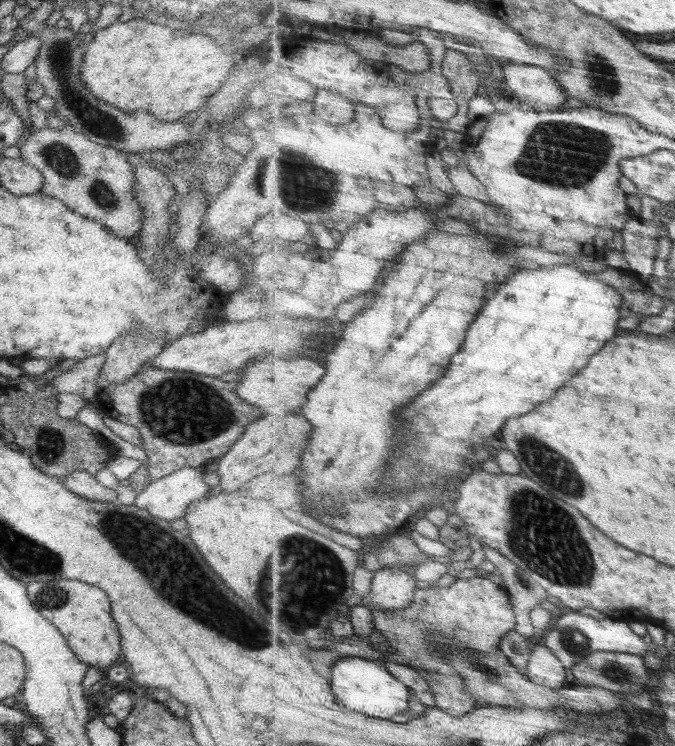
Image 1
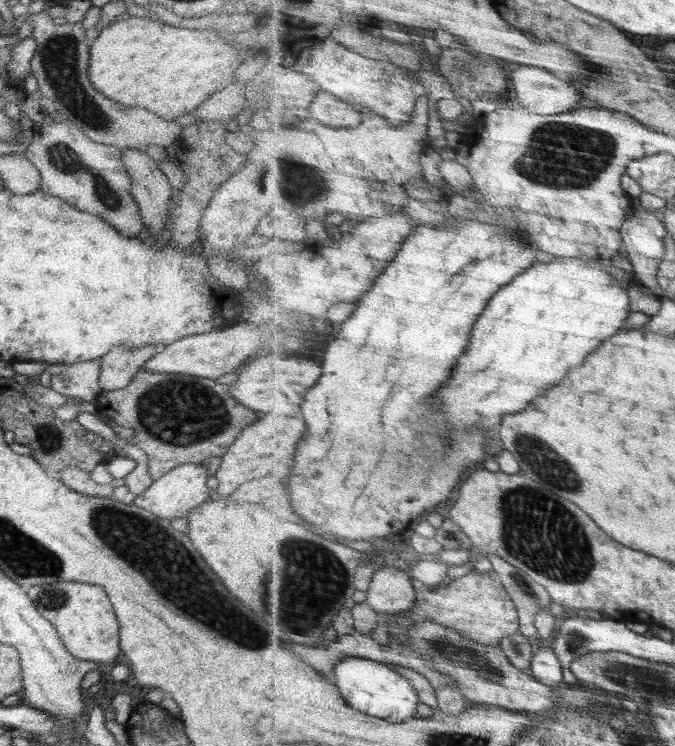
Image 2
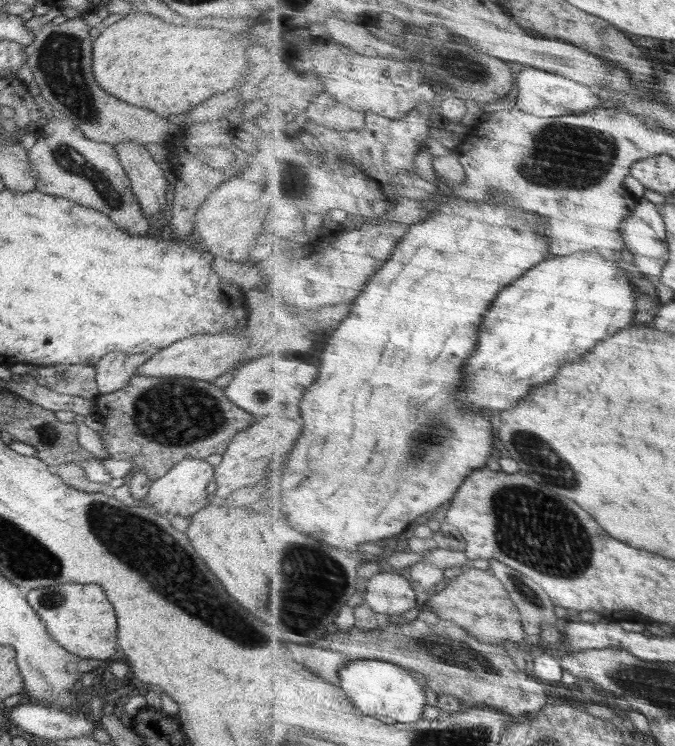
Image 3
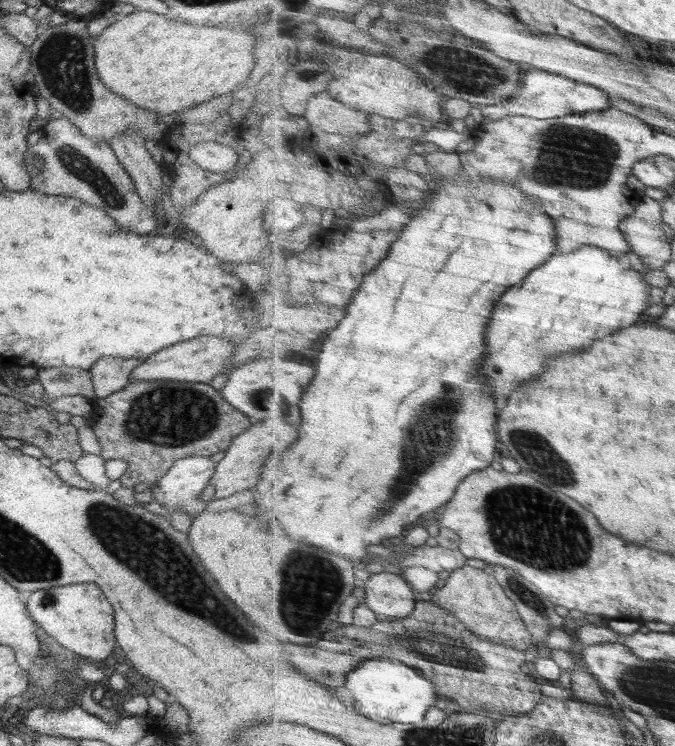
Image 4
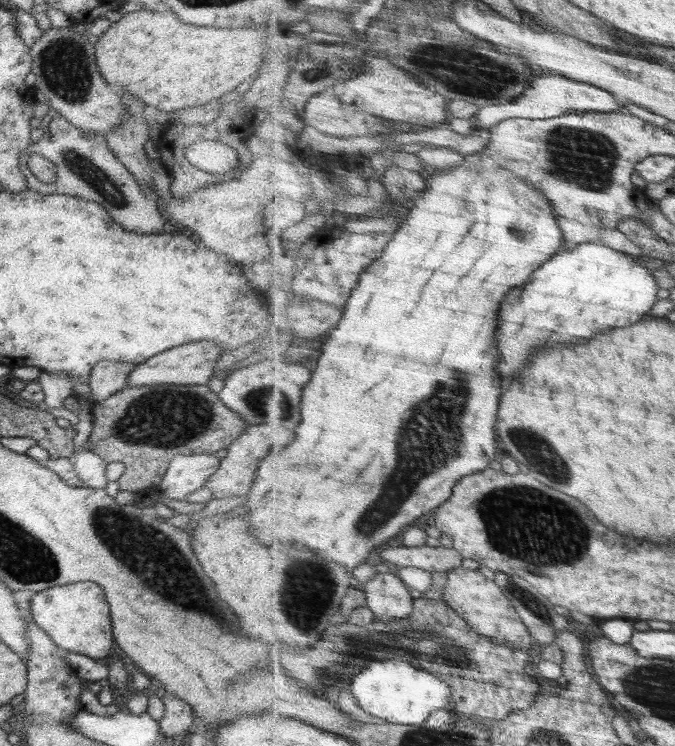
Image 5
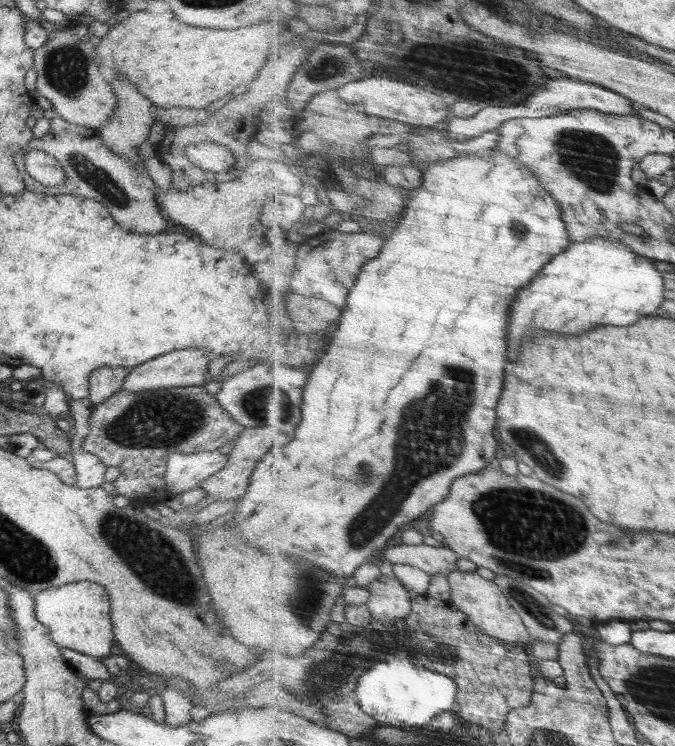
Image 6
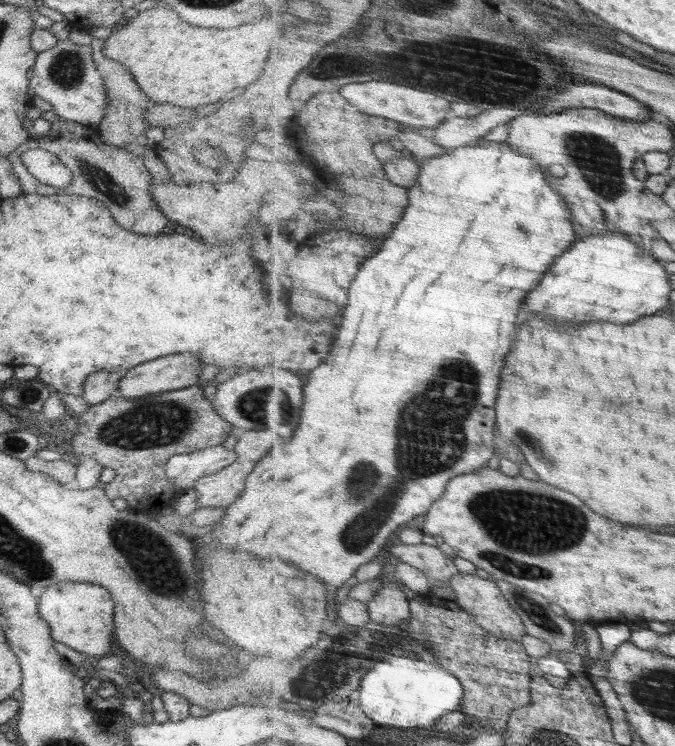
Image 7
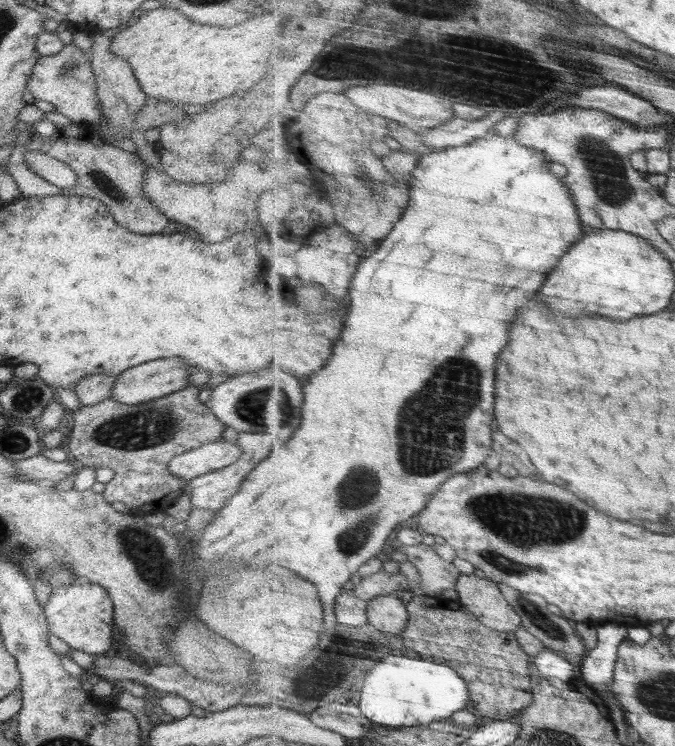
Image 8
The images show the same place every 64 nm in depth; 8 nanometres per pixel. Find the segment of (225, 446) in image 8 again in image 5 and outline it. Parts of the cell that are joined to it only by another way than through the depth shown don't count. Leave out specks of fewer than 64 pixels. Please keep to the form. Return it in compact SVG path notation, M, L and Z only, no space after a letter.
M176 454L158 486L165 498L184 500L186 495L206 484L220 466L220 458L212 454Z

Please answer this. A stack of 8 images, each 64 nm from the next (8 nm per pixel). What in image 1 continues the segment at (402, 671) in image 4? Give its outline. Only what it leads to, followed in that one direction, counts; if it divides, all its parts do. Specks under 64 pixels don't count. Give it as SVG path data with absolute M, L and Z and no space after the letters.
M349 656L337 662L330 677L336 699L351 710L364 712L376 718L390 719L410 711L412 689L398 680L388 668L377 661L358 656Z

